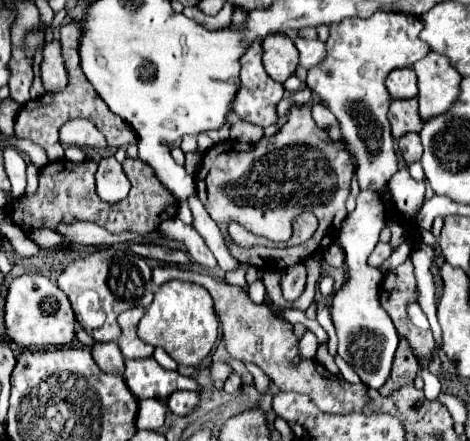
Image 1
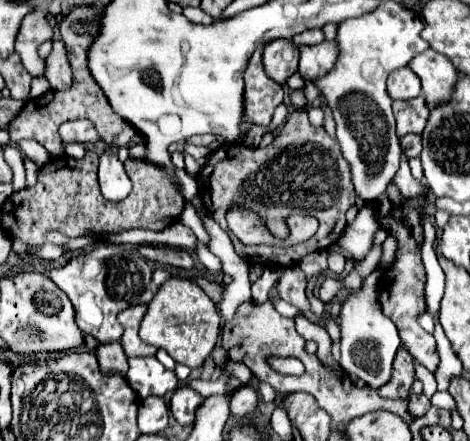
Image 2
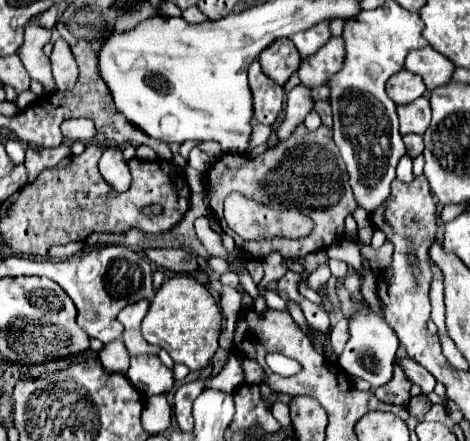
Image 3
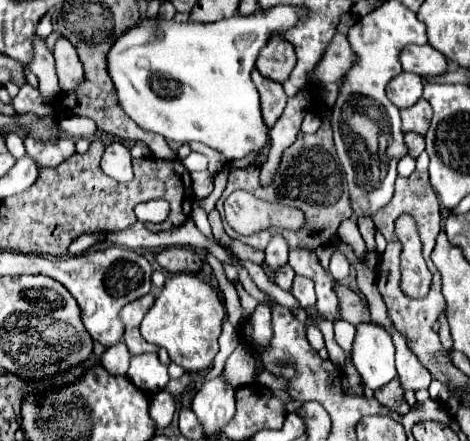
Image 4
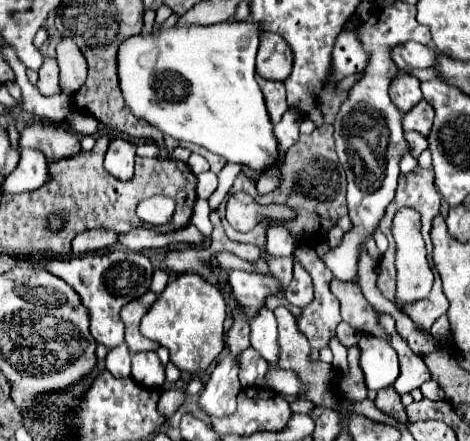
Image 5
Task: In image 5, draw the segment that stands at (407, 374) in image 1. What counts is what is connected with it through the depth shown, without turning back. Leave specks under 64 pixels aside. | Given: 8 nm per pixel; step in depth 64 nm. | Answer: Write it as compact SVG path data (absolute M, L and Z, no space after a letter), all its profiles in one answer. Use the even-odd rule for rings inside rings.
M390 386L390 388L380 390L380 392L378 392L378 396L376 396L376 400L374 400L374 404L376 404L376 408L378 408L378 410L382 410L384 414L394 416L394 418L396 418L398 422L402 422L402 424L408 424L406 408L402 406L400 396L394 392L394 388L392 388L392 386Z

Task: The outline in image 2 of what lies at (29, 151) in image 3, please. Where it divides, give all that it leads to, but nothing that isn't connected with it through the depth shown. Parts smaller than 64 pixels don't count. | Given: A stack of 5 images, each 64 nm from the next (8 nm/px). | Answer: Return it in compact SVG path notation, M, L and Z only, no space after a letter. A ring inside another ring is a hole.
M24 156L24 168L26 168L26 182L28 182L28 186L34 186L36 184L36 174L38 174L38 170L40 170L40 166L36 164L36 162L32 162L32 160L28 158L28 156Z

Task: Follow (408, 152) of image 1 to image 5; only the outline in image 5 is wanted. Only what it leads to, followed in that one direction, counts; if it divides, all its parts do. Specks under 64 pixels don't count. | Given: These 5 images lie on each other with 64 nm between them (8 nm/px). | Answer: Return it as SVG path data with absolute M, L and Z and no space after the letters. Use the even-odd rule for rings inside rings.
M404 132L404 138L408 140L408 144L410 144L410 154L412 154L414 158L418 158L418 156L422 154L422 150L428 148L428 140L426 140L422 134L418 134L418 132Z

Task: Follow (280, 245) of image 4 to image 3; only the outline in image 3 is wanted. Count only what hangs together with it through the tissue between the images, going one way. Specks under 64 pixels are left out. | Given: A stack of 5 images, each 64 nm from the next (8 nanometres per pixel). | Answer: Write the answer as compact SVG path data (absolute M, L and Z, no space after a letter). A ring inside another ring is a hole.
M272 250L272 252L262 260L262 266L264 266L264 280L262 280L260 288L268 288L270 282L280 280L280 276L288 270L284 256L280 256L280 252L276 252L276 250Z

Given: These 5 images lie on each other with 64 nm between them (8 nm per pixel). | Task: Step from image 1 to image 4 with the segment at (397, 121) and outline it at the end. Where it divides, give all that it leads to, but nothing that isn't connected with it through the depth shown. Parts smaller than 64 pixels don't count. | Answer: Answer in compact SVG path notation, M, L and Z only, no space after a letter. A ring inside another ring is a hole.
M420 98L412 108L404 108L400 110L402 114L402 132L418 132L418 134L426 134L426 130L430 128L430 120L432 120L432 106Z

